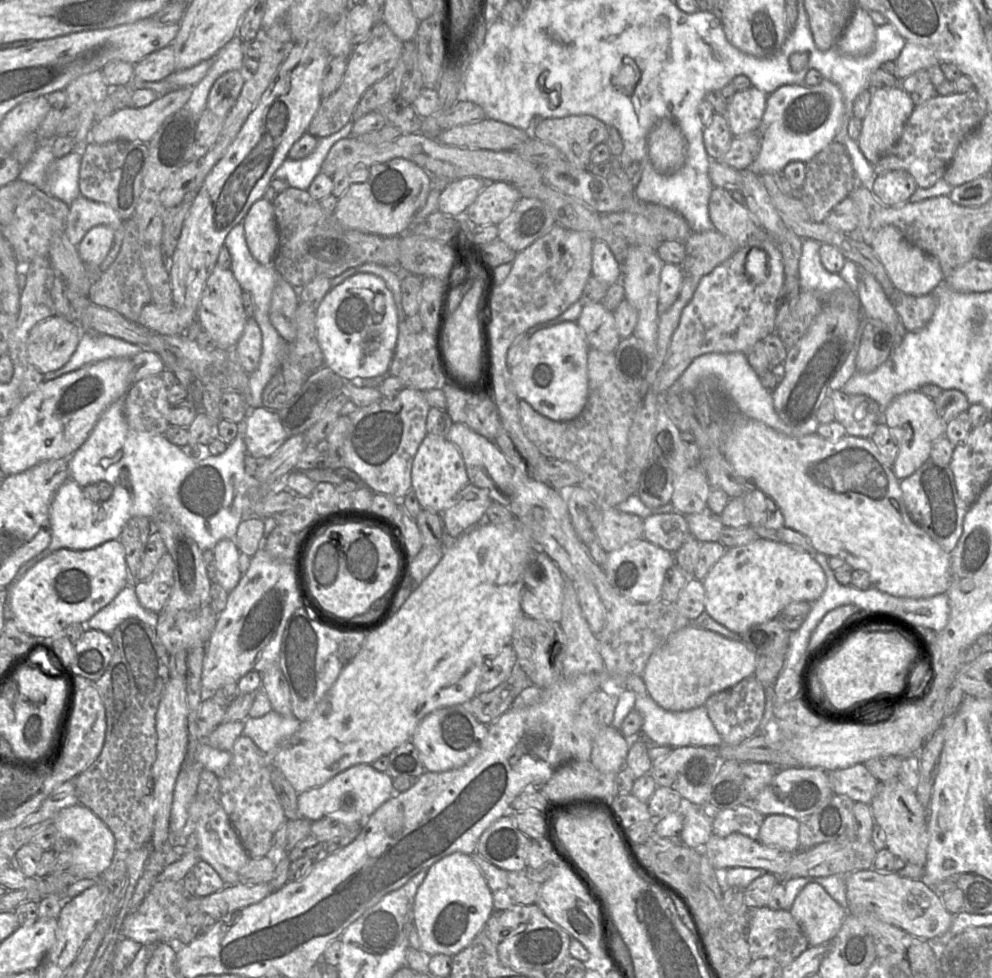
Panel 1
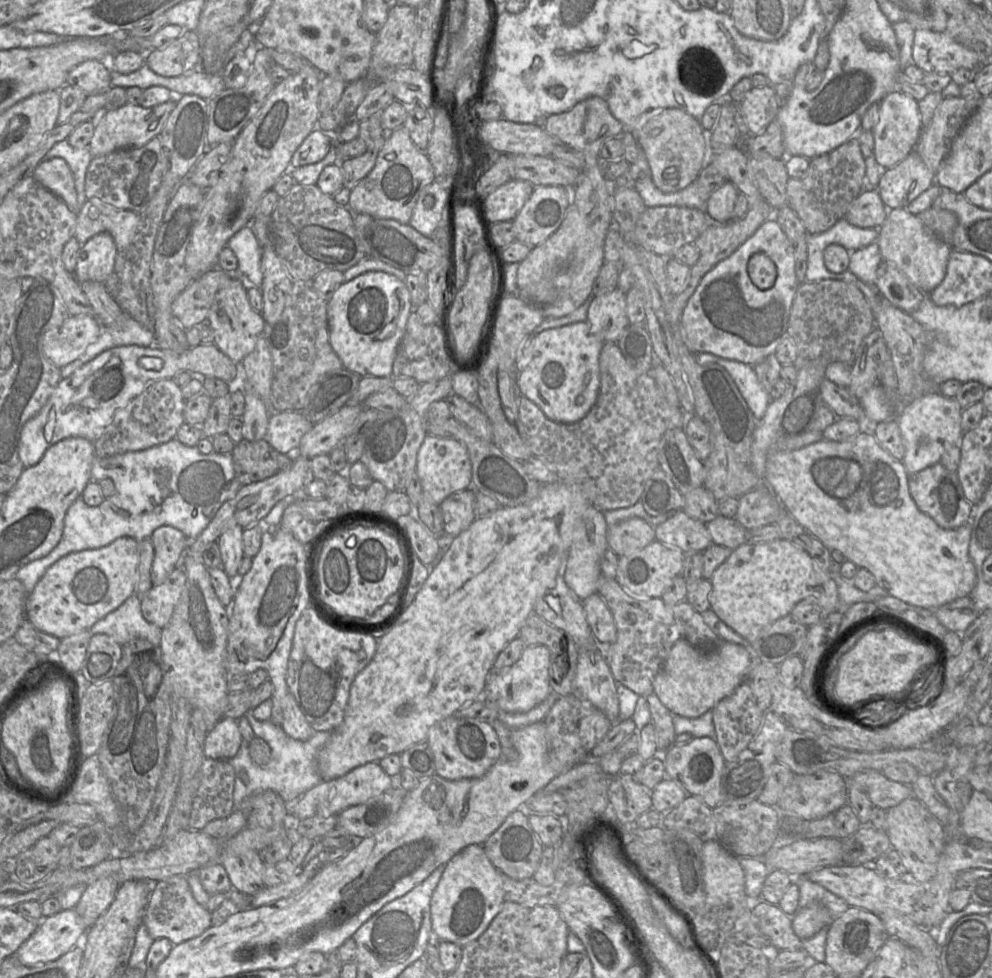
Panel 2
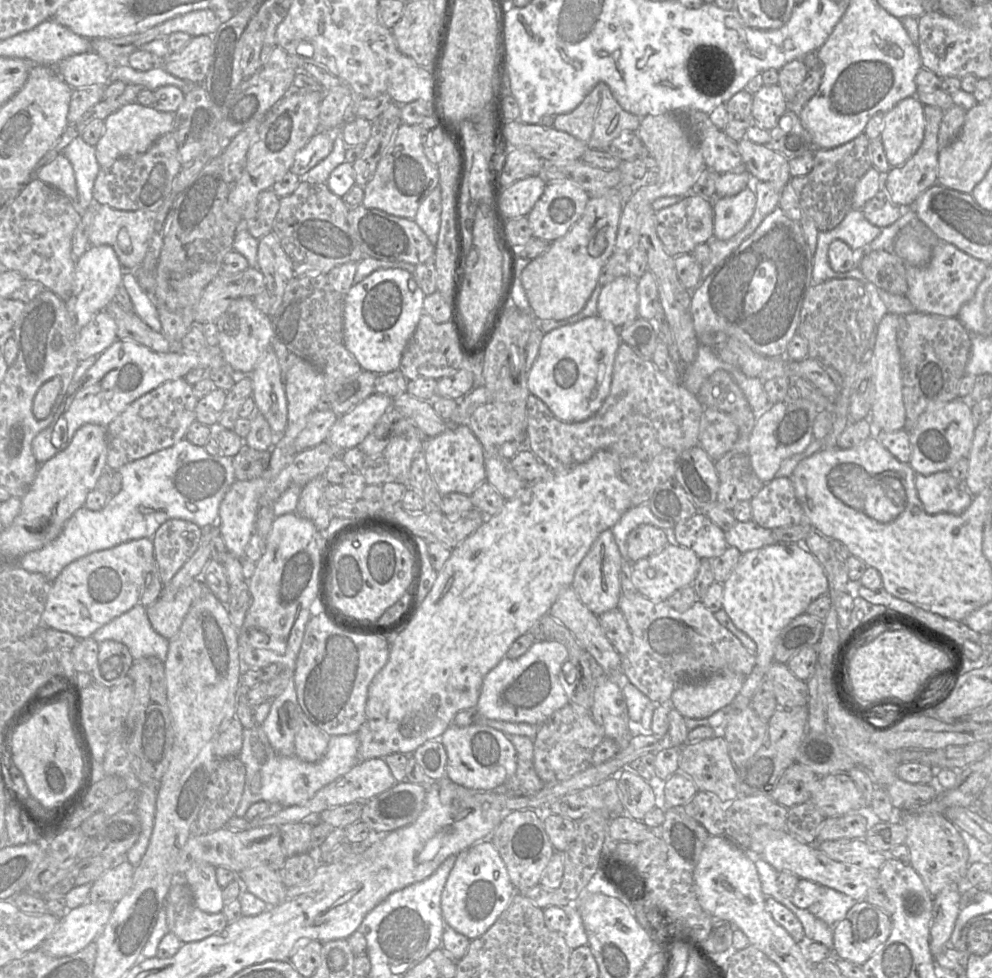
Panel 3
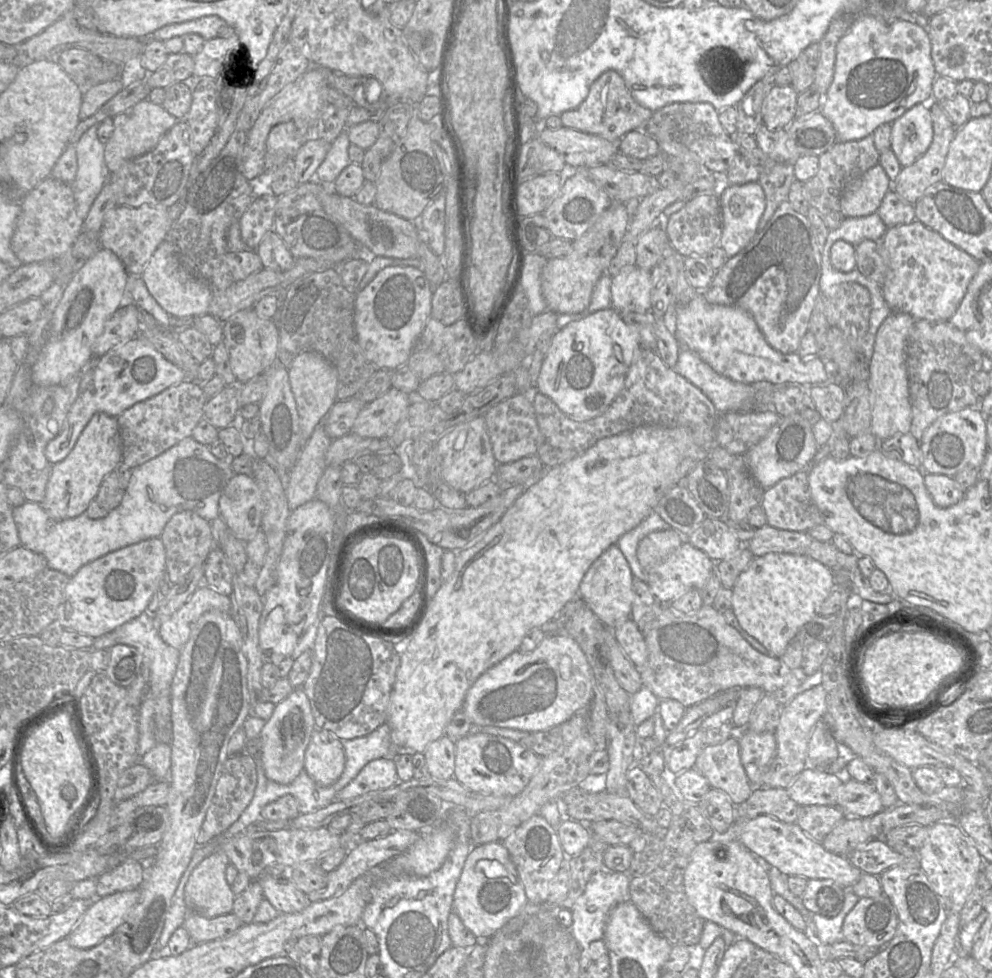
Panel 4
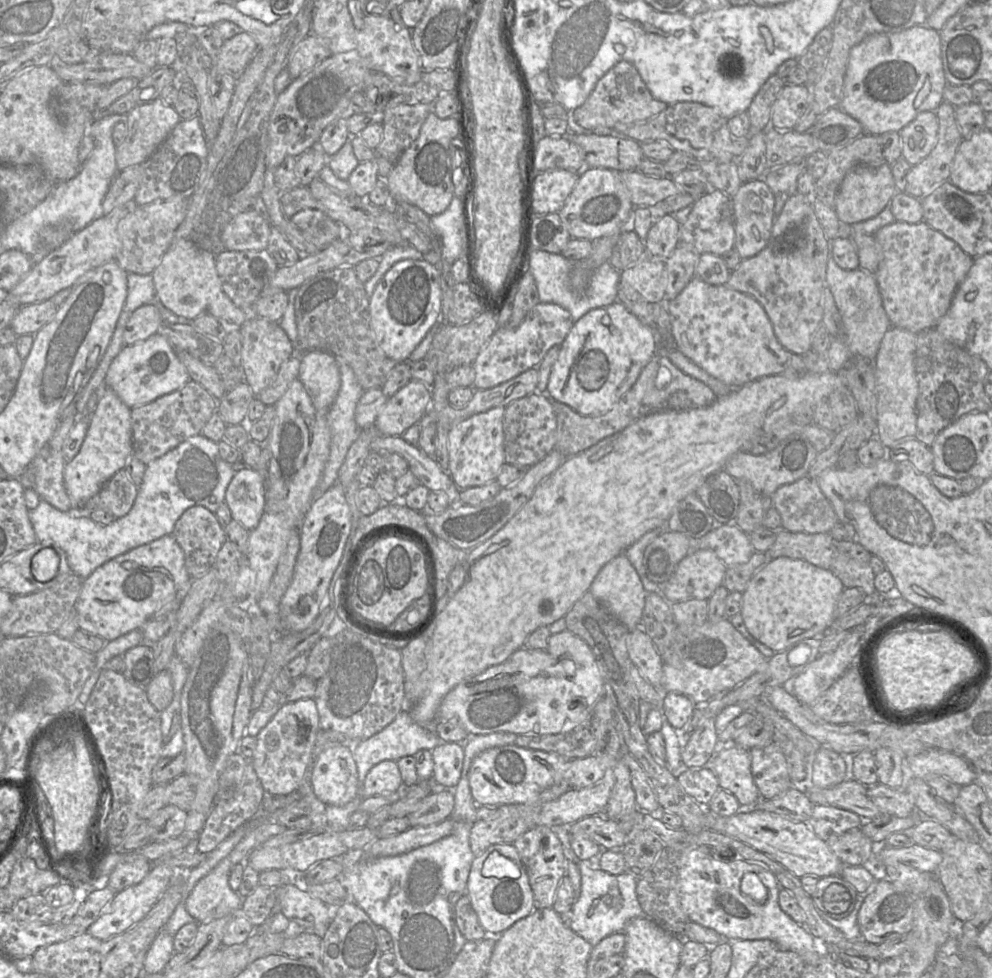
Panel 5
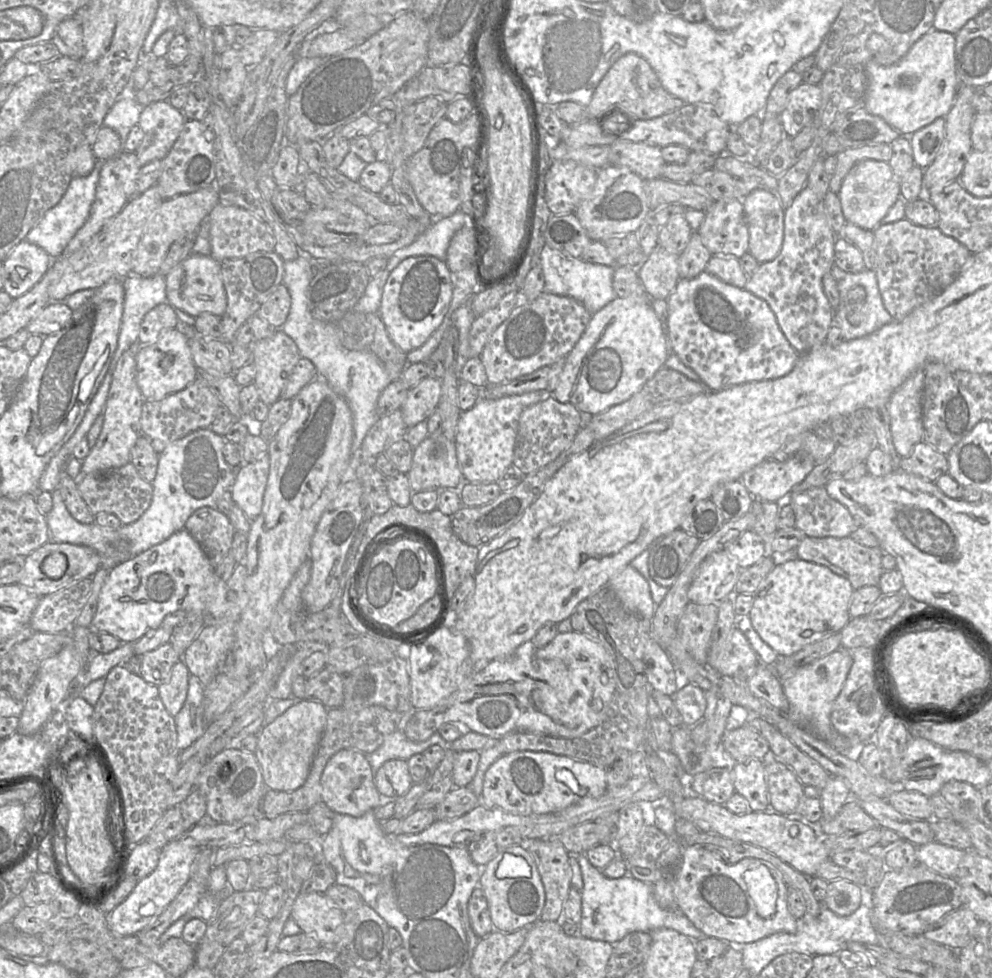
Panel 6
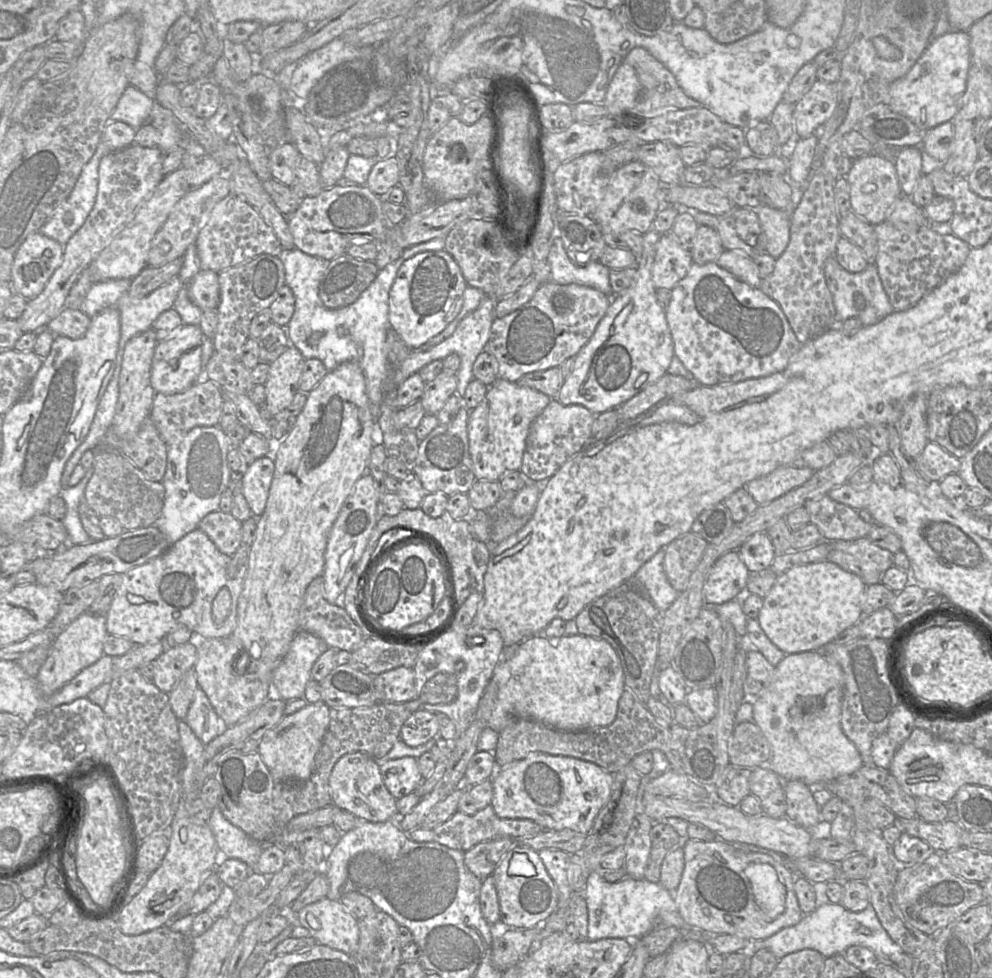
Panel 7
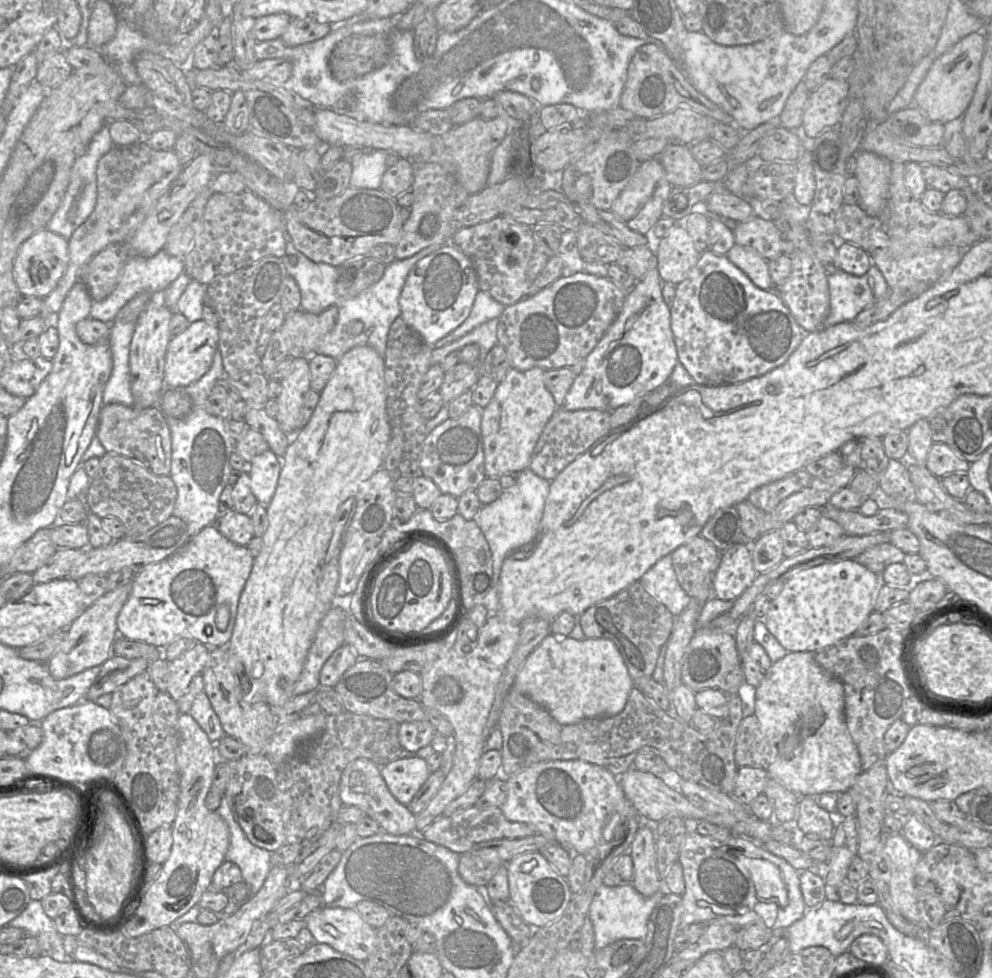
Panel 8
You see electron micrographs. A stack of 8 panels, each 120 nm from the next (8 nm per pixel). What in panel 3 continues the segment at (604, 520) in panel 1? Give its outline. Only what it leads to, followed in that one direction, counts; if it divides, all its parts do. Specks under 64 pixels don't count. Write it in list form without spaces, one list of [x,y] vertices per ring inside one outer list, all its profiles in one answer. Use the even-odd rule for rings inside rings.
[[[639,525],[627,537],[629,560],[635,562],[661,552],[669,544],[667,533],[652,525]]]

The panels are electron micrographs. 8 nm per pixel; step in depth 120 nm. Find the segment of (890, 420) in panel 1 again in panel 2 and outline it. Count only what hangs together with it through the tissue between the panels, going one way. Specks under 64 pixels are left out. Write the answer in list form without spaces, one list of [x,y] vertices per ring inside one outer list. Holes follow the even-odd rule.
[[[937,391],[929,392],[901,406],[896,420],[905,446],[902,463],[909,475],[938,463],[948,447],[959,443],[963,434],[962,410],[955,398],[944,397]]]

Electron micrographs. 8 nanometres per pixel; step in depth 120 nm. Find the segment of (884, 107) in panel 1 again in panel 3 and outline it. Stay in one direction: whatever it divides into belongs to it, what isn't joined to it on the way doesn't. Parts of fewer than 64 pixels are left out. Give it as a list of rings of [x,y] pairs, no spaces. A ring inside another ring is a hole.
[[[906,97],[891,110],[884,113],[880,140],[891,168],[898,167],[909,160],[920,147],[925,131],[924,105],[915,97]]]

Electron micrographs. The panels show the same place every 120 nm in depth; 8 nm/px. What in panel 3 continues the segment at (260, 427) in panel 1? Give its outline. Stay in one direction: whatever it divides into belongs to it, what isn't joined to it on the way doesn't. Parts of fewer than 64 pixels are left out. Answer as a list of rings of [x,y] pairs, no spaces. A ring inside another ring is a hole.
[[[315,410],[307,418],[305,428],[295,440],[297,452],[313,448],[326,441],[339,416],[332,410]]]

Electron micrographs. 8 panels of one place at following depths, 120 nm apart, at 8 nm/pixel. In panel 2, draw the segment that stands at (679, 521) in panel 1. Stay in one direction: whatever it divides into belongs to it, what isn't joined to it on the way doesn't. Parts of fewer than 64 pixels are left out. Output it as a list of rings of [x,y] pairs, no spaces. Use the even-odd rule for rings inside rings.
[[[677,511],[664,523],[655,527],[656,540],[685,554],[703,552],[713,544],[705,523]]]

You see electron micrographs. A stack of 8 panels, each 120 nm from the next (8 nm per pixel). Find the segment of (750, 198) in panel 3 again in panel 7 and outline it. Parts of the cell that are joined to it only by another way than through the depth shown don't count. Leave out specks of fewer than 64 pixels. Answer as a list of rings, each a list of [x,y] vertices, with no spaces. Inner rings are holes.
[[[760,205],[758,208],[752,208],[756,211],[762,229],[766,236],[766,253],[777,259],[786,250],[790,239],[790,215],[778,209],[766,205]]]

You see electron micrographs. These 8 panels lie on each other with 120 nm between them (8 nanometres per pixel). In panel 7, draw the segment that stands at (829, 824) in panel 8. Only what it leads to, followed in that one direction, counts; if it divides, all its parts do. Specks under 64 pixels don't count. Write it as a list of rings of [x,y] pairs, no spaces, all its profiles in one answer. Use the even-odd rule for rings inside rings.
[[[799,780],[784,781],[783,786],[787,803],[785,817],[803,828],[820,824],[820,807],[814,800],[813,788]]]

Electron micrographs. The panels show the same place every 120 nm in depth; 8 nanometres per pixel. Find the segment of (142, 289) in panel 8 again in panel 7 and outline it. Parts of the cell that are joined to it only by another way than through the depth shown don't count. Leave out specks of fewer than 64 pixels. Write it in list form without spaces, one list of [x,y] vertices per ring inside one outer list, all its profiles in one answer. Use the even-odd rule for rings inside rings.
[[[110,279],[93,283],[80,310],[90,318],[105,308],[116,306],[123,294],[127,293],[132,279]]]

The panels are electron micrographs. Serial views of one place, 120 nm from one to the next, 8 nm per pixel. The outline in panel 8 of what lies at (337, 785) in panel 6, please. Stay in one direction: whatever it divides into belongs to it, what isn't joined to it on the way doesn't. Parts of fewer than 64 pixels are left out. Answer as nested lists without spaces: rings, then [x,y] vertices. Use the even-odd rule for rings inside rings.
[[[358,758],[345,767],[340,779],[339,793],[343,806],[360,808],[367,817],[380,825],[383,832],[393,835],[418,834],[415,815],[391,794],[380,773],[380,767],[369,759]]]

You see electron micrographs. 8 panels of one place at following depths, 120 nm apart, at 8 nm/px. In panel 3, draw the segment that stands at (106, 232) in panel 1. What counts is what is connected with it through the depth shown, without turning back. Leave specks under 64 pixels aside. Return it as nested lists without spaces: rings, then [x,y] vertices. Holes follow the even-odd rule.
[[[107,244],[90,245],[86,252],[76,260],[73,295],[65,303],[73,316],[77,330],[88,324],[98,312],[105,310],[106,306],[114,300],[125,271],[114,249]]]

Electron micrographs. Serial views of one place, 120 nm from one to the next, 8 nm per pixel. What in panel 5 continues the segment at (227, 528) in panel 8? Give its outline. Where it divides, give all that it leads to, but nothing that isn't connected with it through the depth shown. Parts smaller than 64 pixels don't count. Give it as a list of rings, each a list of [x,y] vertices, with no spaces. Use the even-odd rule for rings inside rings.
[[[203,506],[188,508],[175,523],[170,534],[184,552],[185,566],[192,579],[213,567],[217,554],[227,540],[215,513]]]

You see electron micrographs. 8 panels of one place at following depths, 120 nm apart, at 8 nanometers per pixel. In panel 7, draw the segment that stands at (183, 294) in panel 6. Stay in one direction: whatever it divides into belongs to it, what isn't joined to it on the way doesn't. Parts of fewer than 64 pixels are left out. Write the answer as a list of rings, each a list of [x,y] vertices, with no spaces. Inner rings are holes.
[[[202,270],[188,282],[190,300],[202,311],[217,309],[220,303],[219,274],[212,270]]]

